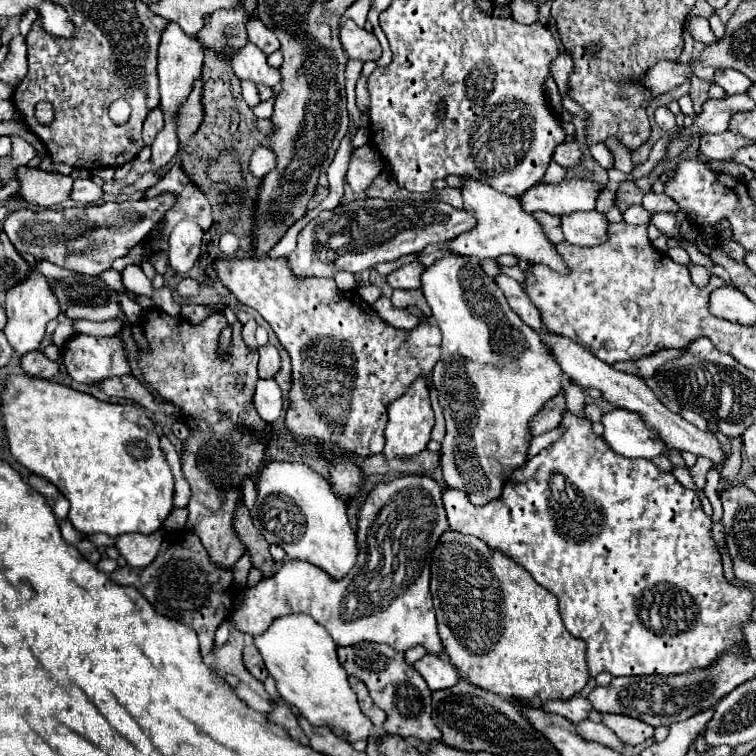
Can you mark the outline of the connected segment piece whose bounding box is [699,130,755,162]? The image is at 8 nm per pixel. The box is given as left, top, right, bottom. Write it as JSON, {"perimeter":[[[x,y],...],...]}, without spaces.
{"perimeter":[[[725,130],[723,134],[711,134],[711,136],[701,136],[701,148],[699,152],[705,156],[705,158],[711,158],[711,160],[731,160],[731,154],[737,150],[737,148],[743,148],[747,144],[755,144],[755,142],[749,142],[745,138],[741,138],[739,134],[733,134],[729,130]]]}

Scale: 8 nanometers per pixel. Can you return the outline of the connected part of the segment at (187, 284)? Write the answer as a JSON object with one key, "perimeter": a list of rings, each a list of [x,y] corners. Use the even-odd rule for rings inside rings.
{"perimeter":[[[183,278],[181,282],[177,282],[175,292],[177,292],[183,300],[187,300],[187,298],[191,298],[191,296],[197,294],[197,288],[199,288],[199,284],[197,284],[193,278]]]}

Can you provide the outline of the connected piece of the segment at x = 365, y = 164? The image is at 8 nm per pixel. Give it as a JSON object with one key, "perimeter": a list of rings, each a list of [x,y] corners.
{"perimeter":[[[365,144],[361,148],[355,148],[349,170],[347,170],[347,182],[355,194],[367,192],[367,188],[373,182],[373,172],[381,172],[381,156],[375,152],[371,144]]]}

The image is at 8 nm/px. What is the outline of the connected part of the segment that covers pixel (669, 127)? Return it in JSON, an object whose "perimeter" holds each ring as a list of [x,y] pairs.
{"perimeter":[[[659,106],[657,110],[655,110],[655,122],[657,122],[657,126],[659,128],[663,128],[663,130],[667,130],[667,132],[673,132],[675,130],[675,116],[669,112],[669,108],[665,108],[665,106]]]}

